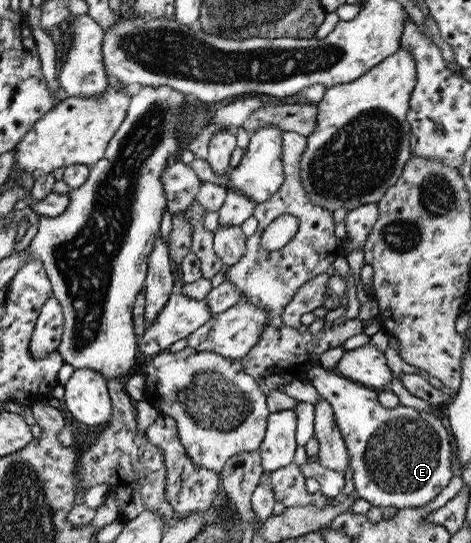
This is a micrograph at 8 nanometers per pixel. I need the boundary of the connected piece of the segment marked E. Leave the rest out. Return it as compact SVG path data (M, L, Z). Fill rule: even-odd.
M322 365L310 369L307 377L319 396L334 410L338 428L350 455L354 489L358 491L359 498L366 499L381 509L396 507L400 510L428 504L449 483L455 464L453 443L440 418L402 405L394 409L385 409L380 405L378 393L374 388L365 387L339 373L324 369Z

